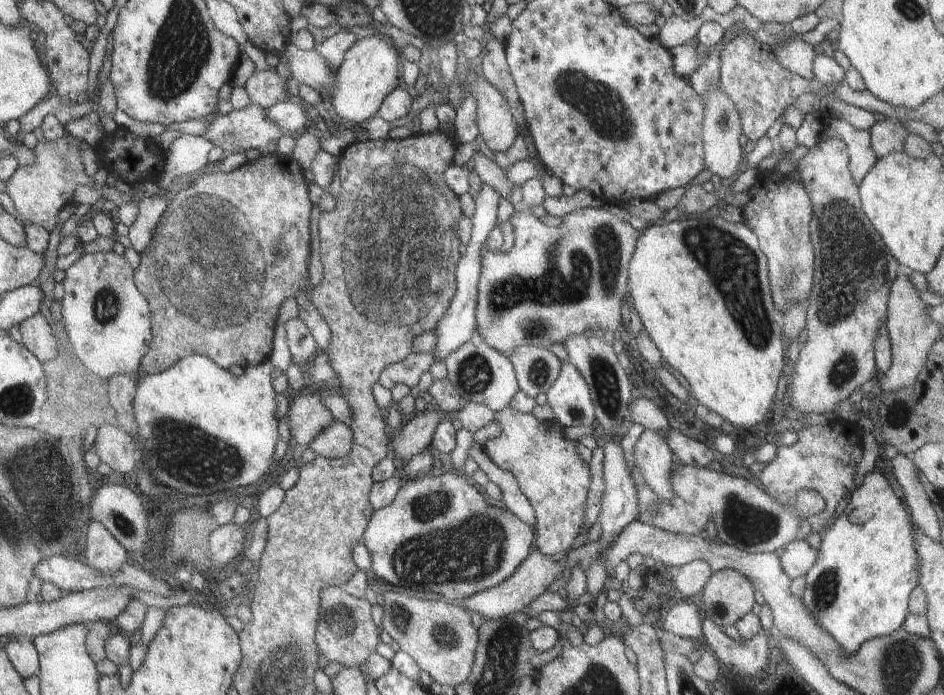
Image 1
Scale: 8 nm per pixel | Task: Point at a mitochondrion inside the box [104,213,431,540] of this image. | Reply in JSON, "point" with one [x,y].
{"point":[184,452]}

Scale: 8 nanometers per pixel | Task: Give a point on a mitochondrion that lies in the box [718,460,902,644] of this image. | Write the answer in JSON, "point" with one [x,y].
{"point":[825,588]}

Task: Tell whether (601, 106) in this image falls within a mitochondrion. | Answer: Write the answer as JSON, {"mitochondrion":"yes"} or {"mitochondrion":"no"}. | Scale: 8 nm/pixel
{"mitochondrion":"yes"}

